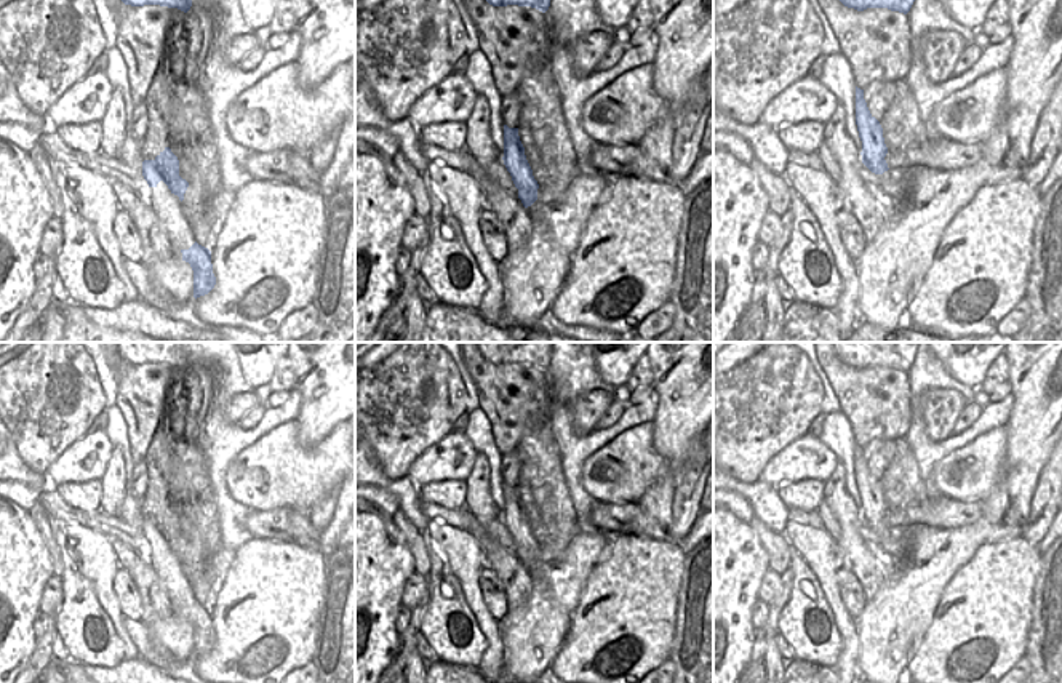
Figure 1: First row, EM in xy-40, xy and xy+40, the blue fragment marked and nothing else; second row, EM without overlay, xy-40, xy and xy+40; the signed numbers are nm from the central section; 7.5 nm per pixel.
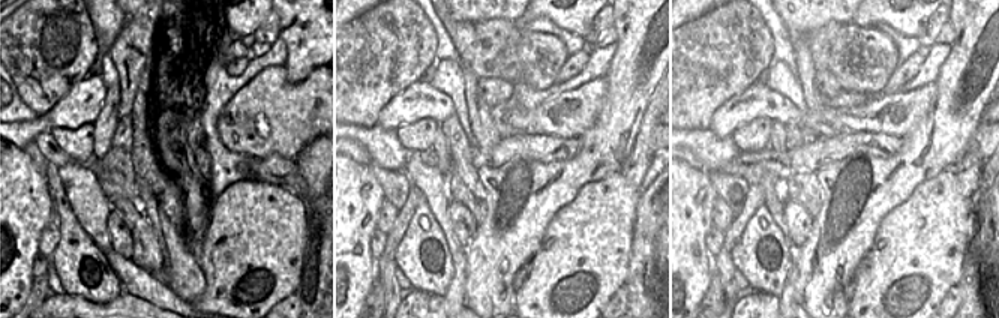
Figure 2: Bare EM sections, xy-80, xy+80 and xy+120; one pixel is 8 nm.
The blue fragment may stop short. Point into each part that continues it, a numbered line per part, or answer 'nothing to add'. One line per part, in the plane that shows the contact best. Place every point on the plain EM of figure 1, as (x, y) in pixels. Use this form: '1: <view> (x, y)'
nothing to add

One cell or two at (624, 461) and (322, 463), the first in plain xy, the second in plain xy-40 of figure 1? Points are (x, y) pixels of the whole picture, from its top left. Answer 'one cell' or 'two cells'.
one cell

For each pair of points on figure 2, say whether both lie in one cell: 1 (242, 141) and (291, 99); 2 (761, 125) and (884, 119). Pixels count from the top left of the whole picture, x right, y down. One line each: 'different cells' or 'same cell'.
1: same cell
2: different cells

